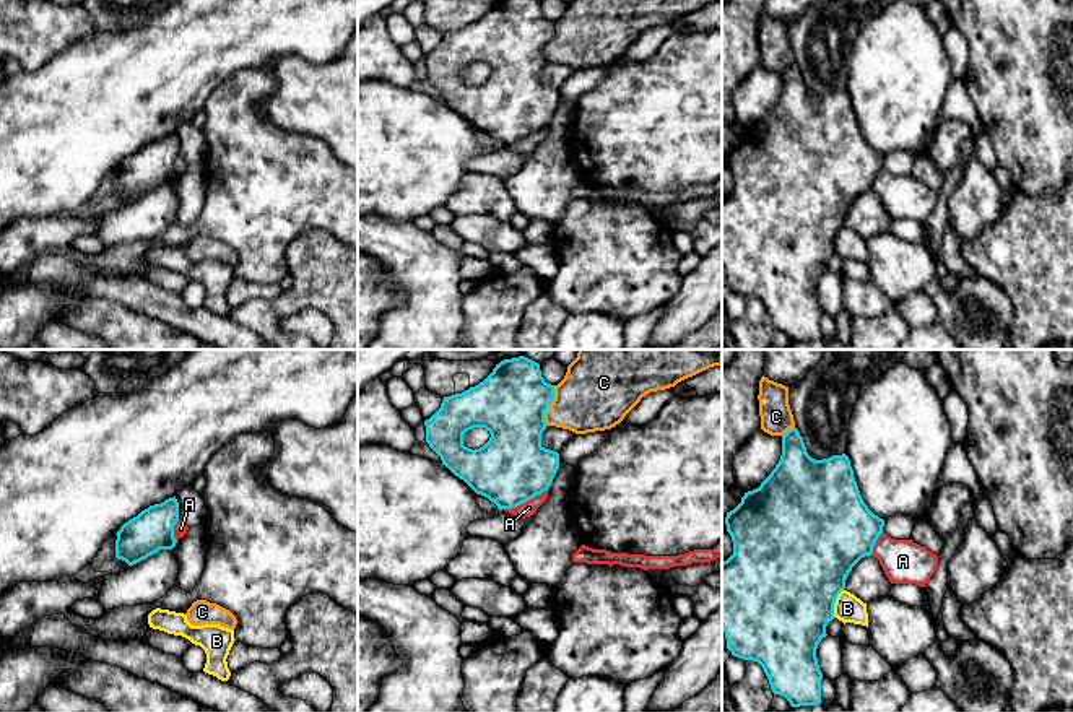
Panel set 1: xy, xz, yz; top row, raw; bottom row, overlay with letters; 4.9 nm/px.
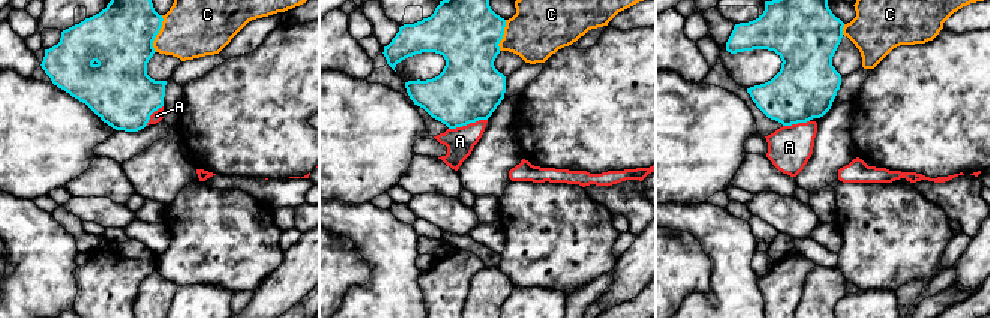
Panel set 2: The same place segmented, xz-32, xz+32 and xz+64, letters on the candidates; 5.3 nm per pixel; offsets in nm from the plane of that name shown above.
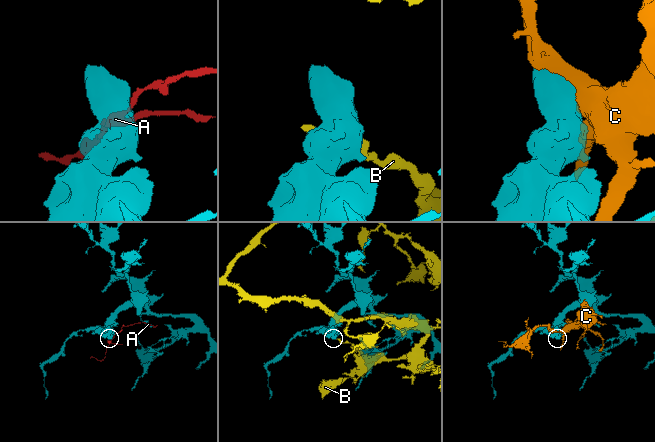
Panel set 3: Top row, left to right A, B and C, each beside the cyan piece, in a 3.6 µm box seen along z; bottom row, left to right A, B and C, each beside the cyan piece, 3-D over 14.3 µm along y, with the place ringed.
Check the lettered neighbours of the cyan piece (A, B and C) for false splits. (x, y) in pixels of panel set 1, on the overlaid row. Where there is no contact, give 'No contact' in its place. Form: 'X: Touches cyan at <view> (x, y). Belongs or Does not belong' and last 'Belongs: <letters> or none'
A: Touches cyan at xz (525, 501). Does not belong
B: Touches cyan at yz (834, 602). Does not belong
C: Touches cyan at xz (550, 403). Does not belong
Belongs: none

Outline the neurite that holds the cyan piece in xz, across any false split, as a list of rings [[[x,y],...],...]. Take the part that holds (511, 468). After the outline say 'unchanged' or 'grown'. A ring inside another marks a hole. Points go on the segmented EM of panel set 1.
[[[525,358],[504,359],[478,385],[444,397],[441,408],[424,421],[426,442],[455,476],[499,510],[517,507],[548,491],[559,468],[559,454],[541,445],[545,411],[554,400],[554,385],[541,377],[540,364]],[[484,428],[491,437],[480,449],[463,445],[463,434]]]; unchanged

